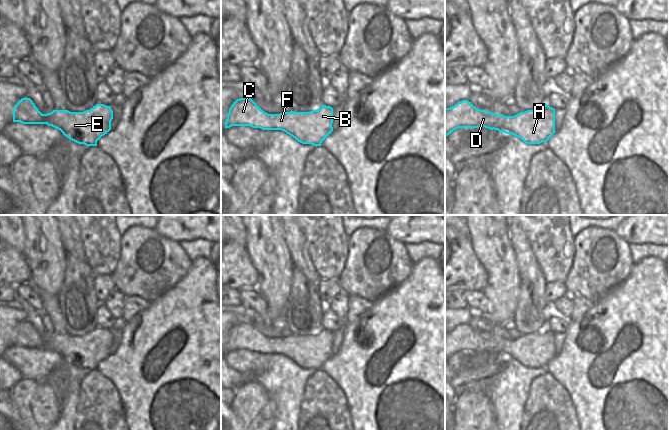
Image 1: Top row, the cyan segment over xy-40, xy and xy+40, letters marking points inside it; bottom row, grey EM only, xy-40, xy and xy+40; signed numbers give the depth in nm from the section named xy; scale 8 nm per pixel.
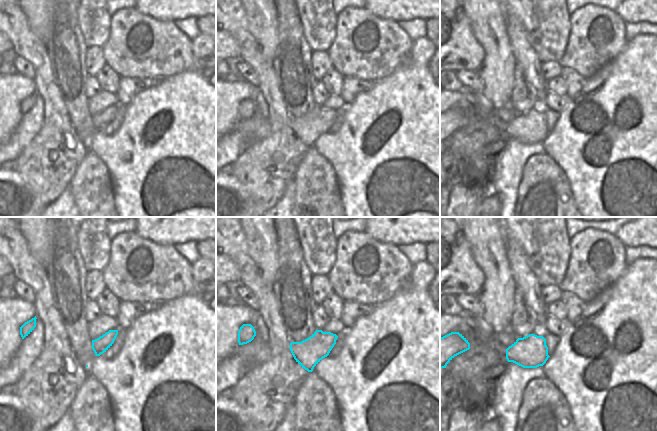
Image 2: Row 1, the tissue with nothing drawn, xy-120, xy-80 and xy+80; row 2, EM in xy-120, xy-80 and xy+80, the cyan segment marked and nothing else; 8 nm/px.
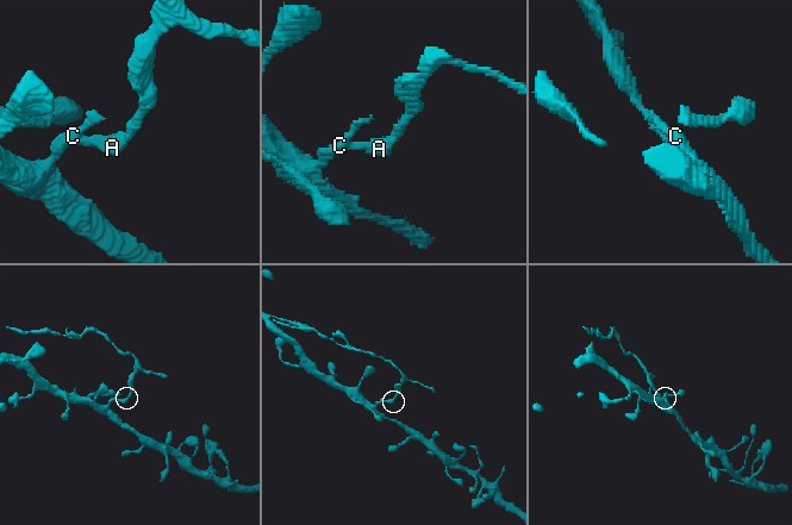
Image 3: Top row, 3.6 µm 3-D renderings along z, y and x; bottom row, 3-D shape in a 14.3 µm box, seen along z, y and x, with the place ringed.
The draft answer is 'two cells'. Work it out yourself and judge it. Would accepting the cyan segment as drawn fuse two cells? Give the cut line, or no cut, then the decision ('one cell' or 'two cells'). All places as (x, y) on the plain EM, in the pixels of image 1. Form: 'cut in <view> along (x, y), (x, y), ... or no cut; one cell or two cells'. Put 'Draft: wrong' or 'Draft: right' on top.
Draft: right
cut in xy along (272, 338), (273, 353); two cells

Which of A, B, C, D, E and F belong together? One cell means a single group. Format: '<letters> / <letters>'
A B E F / C D

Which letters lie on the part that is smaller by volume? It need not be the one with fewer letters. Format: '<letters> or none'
A, B, E, F.

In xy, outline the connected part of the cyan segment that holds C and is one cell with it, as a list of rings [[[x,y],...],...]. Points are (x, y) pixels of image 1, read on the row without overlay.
[[[240,322],[231,329],[225,345],[225,352],[232,350],[273,354],[273,338],[264,336],[251,322]]]

